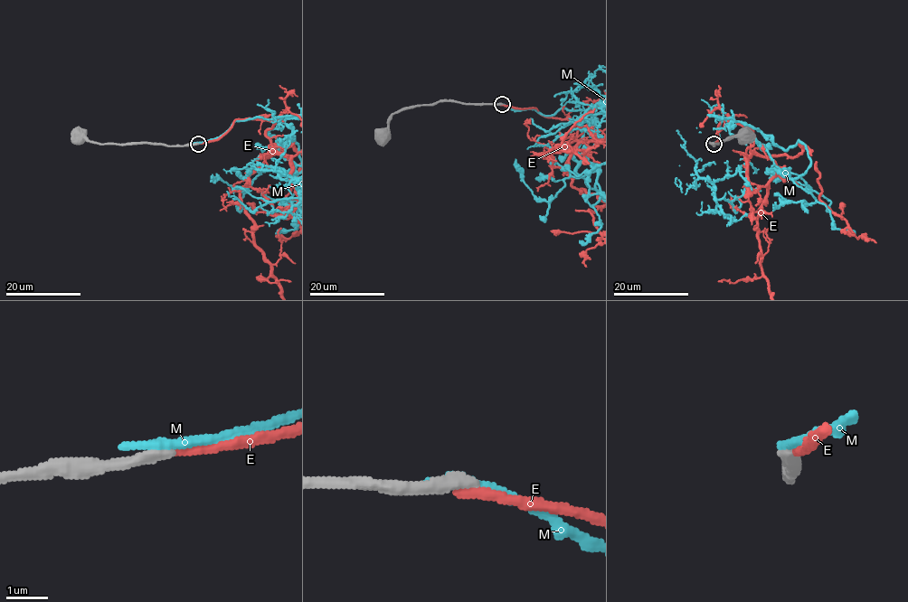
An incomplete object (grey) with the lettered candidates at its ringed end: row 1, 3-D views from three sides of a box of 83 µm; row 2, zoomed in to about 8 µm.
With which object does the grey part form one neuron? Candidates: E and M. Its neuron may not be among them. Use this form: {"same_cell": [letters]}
{"same_cell": []}

